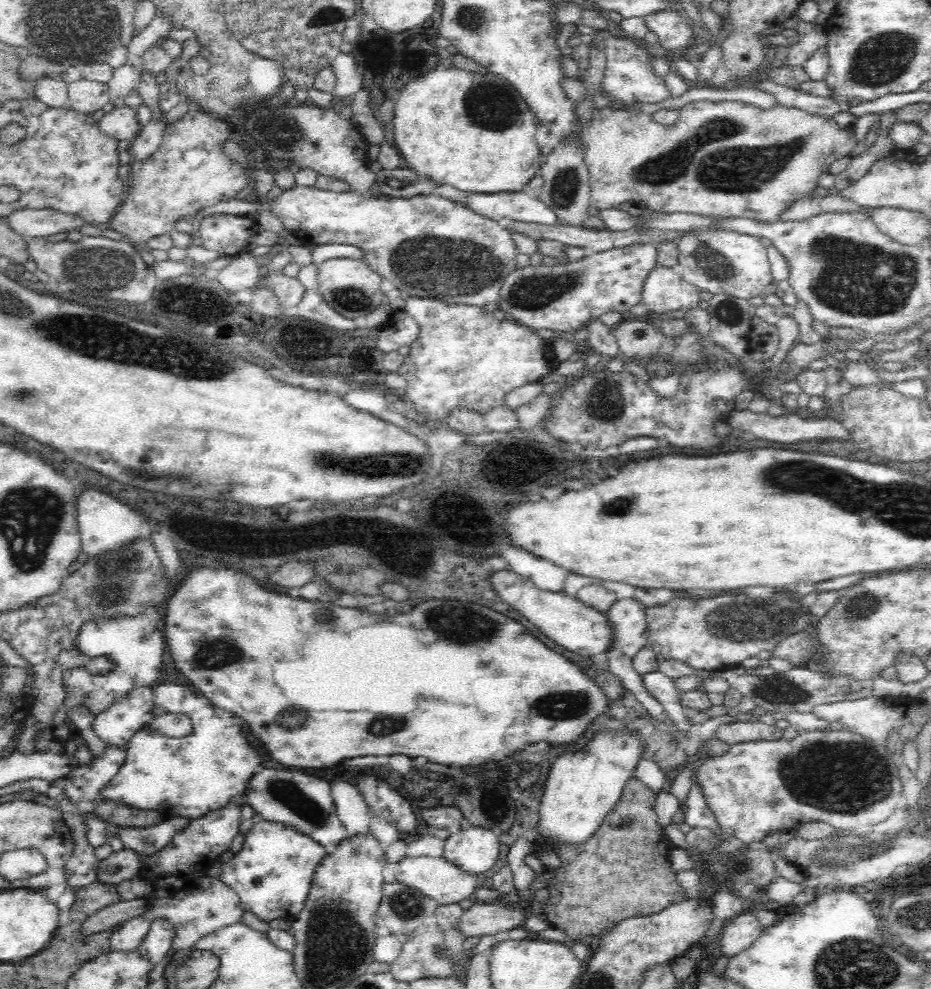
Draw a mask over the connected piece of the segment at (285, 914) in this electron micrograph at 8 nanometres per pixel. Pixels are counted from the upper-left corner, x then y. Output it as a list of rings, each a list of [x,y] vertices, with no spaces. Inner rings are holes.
[[[266,819],[258,820],[245,834],[242,848],[227,862],[220,864],[222,872],[218,874],[217,880],[238,894],[240,907],[244,913],[251,912],[268,923],[278,918],[293,921],[304,911],[316,868],[327,855],[321,844],[296,827],[286,823],[273,823]]]

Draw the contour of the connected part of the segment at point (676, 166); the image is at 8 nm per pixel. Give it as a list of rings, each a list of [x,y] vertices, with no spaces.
[[[706,100],[691,101],[678,109],[678,116],[674,124],[666,126],[655,121],[651,115],[642,113],[634,108],[630,110],[616,110],[612,106],[603,109],[594,108],[594,118],[590,122],[586,136],[585,163],[589,172],[591,196],[589,207],[598,210],[608,210],[619,207],[624,202],[634,202],[649,212],[672,214],[682,212],[705,216],[706,218],[749,218],[757,221],[772,223],[779,220],[780,215],[788,209],[798,198],[810,195],[817,186],[816,179],[820,174],[828,173],[828,166],[843,156],[850,156],[857,139],[851,127],[838,127],[834,119],[818,117],[796,108],[778,104],[770,109],[762,109],[750,104],[736,101],[712,102]]]

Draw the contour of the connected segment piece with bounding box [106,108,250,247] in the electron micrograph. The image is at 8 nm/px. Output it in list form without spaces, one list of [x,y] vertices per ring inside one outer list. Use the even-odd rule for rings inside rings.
[[[192,108],[181,119],[166,126],[162,140],[154,154],[148,160],[134,160],[130,162],[133,183],[127,196],[124,198],[122,208],[114,214],[106,227],[122,234],[141,247],[149,238],[168,233],[175,228],[174,221],[180,219],[196,219],[198,210],[212,207],[219,202],[233,200],[248,186],[250,175],[246,168],[236,164],[222,152],[220,144],[230,138],[230,130],[224,120]]]

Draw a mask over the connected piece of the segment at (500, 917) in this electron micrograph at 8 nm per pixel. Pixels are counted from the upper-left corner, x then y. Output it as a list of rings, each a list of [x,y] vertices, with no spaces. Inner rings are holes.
[[[476,902],[462,912],[455,928],[462,940],[482,936],[491,940],[498,933],[524,926],[525,922],[526,914],[520,910],[508,910],[498,902]]]

